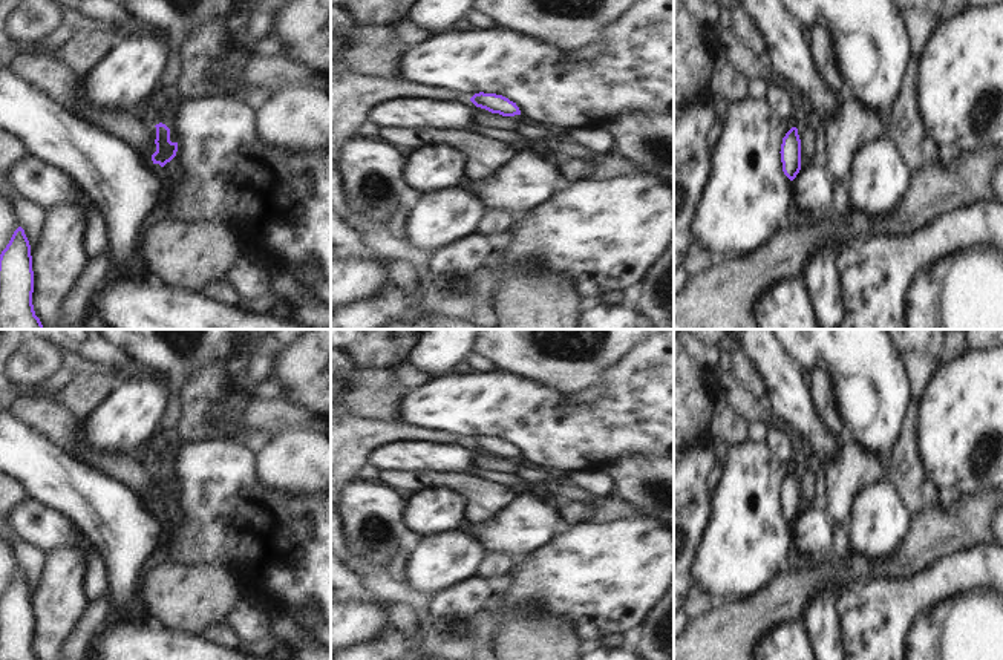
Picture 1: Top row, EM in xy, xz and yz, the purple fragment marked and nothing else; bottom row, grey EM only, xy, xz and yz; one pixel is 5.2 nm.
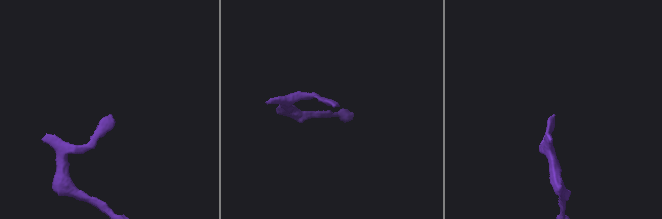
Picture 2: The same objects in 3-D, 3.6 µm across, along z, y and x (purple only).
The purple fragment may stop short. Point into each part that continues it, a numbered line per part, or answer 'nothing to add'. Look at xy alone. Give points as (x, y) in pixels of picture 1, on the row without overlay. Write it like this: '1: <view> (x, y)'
1: xy (164, 450).

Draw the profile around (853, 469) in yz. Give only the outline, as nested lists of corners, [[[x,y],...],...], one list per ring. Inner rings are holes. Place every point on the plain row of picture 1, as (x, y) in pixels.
[[[844,435],[833,461],[824,466],[827,505],[831,522],[850,525],[850,513],[856,496],[868,485],[887,478],[880,456],[858,444],[853,436]]]

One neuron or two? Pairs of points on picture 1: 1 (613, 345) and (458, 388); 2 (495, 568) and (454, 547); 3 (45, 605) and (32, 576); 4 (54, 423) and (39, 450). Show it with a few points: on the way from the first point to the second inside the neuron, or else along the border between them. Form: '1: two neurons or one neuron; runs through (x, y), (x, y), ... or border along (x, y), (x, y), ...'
1: two neurons; border along (499, 369), (532, 379), (544, 386)
2: two neurons; border along (486, 553), (475, 575)
3: two neurons; border along (43, 555), (42, 576), (31, 597)
4: two neurons; border along (16, 417), (75, 458)

